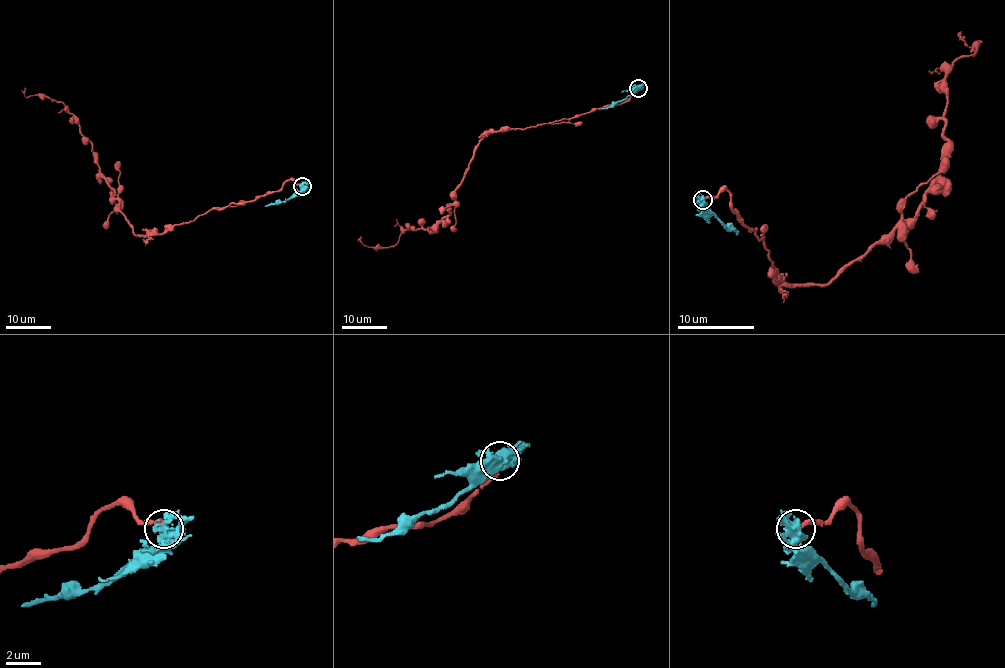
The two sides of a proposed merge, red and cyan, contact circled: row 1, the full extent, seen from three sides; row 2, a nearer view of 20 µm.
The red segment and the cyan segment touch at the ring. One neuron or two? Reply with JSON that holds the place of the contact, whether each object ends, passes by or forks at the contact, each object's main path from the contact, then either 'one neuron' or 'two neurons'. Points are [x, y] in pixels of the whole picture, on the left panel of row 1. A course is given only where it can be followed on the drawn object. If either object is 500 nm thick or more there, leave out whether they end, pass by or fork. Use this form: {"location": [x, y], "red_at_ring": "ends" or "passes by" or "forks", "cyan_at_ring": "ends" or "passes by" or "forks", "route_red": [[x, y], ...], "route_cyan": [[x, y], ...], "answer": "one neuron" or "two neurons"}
{"location": [302, 186], "red_at_ring": "ends", "cyan_at_ring": "forks", "route_red": [[301, 186], [290, 179], [137, 235], [78, 121], [62, 102], [25, 87]], "route_cyan": [[301, 186], [289, 198], [264, 206]], "answer": "two neurons"}

